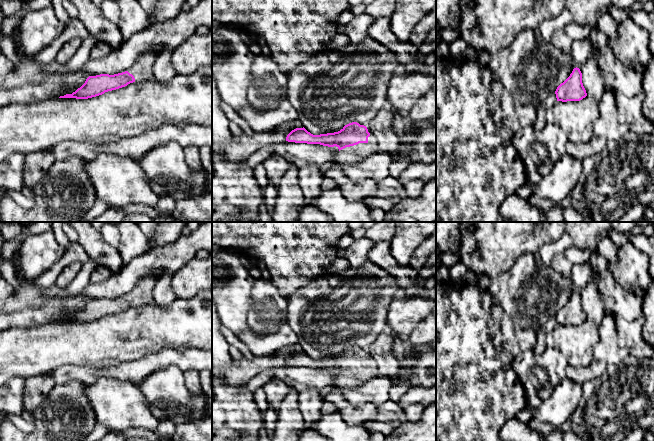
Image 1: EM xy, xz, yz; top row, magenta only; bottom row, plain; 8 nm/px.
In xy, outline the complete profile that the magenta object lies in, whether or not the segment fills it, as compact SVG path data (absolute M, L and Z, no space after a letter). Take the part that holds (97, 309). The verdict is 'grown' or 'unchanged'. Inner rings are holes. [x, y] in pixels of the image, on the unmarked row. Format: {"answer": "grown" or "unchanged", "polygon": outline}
{"answer": "grown", "polygon": "M147 276L138 281L133 290L125 296L109 299L100 298L89 300L85 307L72 318L59 322L88 323L127 310L133 306L150 303L153 300L152 292L158 277Z"}

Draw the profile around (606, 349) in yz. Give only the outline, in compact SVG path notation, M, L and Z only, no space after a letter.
M605 311L598 326L599 339L593 346L593 360L605 362L607 366L620 364L630 355L625 347L618 344L615 316L613 312Z

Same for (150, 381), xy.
M175 365L158 370L135 385L143 392L152 414L160 421L171 420L178 425L206 415L204 392L194 396L185 384L184 371Z

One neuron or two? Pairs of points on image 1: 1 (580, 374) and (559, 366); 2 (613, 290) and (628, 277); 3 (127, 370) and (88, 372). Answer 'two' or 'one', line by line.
1: two
2: two
3: one

